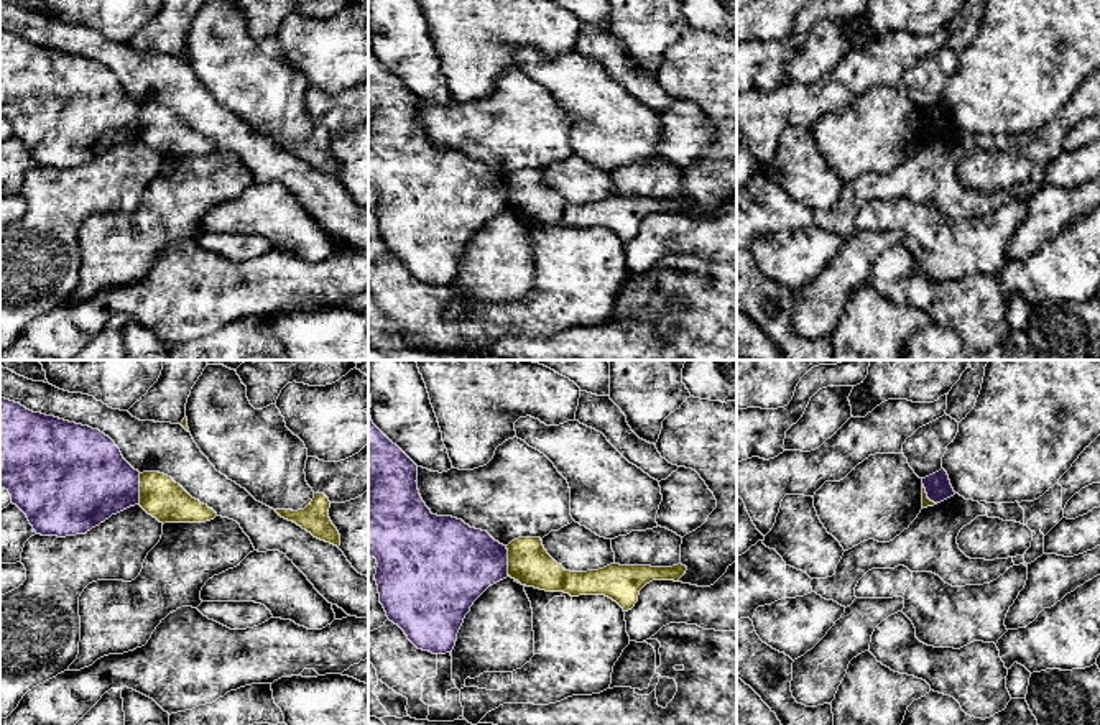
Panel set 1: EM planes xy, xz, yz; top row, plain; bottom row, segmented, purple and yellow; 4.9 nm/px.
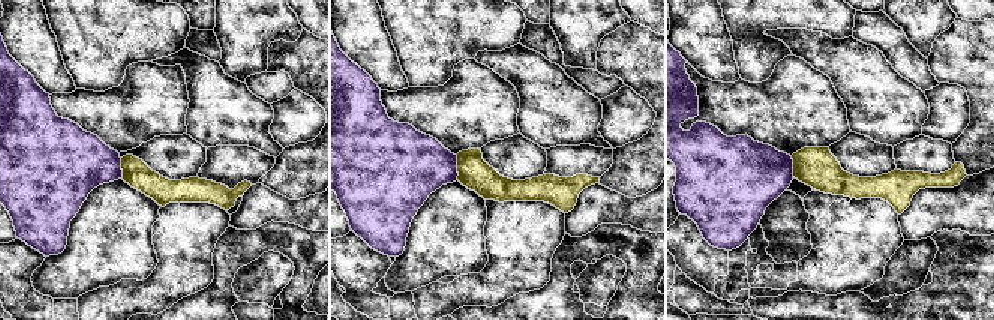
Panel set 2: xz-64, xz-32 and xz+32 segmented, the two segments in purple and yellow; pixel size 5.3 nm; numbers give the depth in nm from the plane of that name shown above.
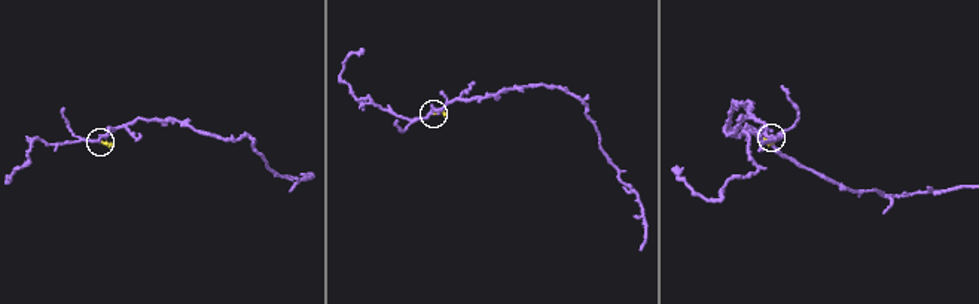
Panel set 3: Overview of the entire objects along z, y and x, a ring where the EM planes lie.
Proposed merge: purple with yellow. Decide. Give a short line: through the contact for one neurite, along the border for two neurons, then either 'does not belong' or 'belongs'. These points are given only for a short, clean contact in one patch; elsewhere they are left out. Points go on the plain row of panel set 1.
does not belong

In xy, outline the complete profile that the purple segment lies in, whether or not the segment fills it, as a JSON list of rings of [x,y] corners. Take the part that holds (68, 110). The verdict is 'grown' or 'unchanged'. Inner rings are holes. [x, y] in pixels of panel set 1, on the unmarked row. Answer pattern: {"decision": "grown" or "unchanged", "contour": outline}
{"decision": "unchanged", "contour": [[[0,30],[0,120],[12,127],[12,135],[26,146],[36,166],[66,169],[86,166],[112,146],[138,136],[140,104],[99,61],[33,44],[20,35]]]}

